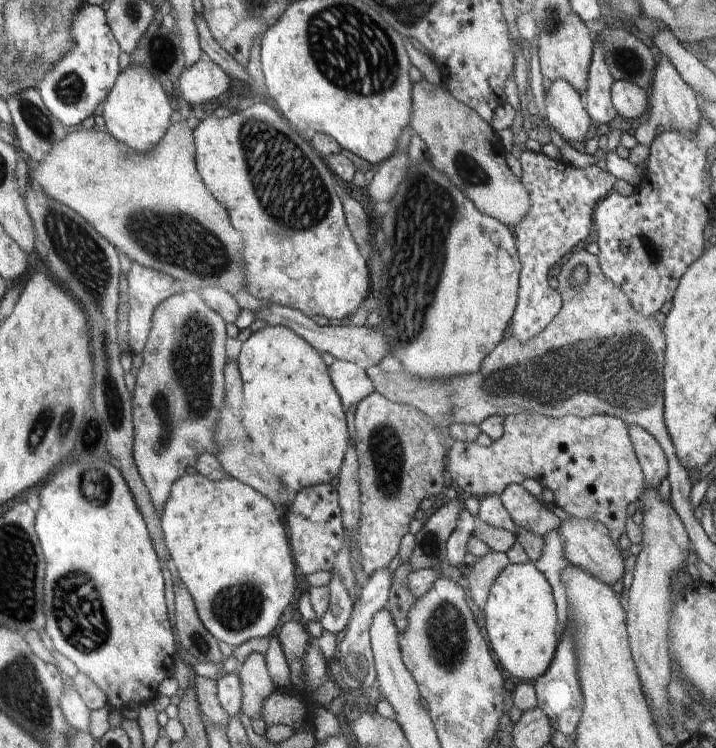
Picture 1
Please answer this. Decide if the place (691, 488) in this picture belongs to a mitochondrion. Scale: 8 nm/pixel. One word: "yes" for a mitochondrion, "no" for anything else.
no

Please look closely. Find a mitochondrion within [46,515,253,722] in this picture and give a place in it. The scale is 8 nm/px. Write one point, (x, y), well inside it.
(87, 629)

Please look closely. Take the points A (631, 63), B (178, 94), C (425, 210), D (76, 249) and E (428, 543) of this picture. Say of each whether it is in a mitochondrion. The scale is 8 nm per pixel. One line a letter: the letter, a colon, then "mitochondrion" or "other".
A: mitochondrion
B: other
C: mitochondrion
D: mitochondrion
E: mitochondrion

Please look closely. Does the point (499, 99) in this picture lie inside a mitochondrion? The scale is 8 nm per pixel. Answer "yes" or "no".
no

